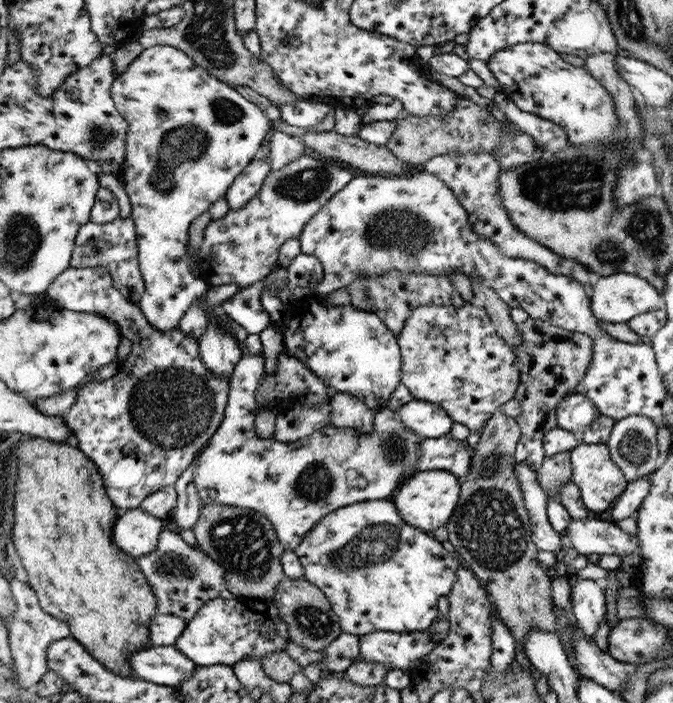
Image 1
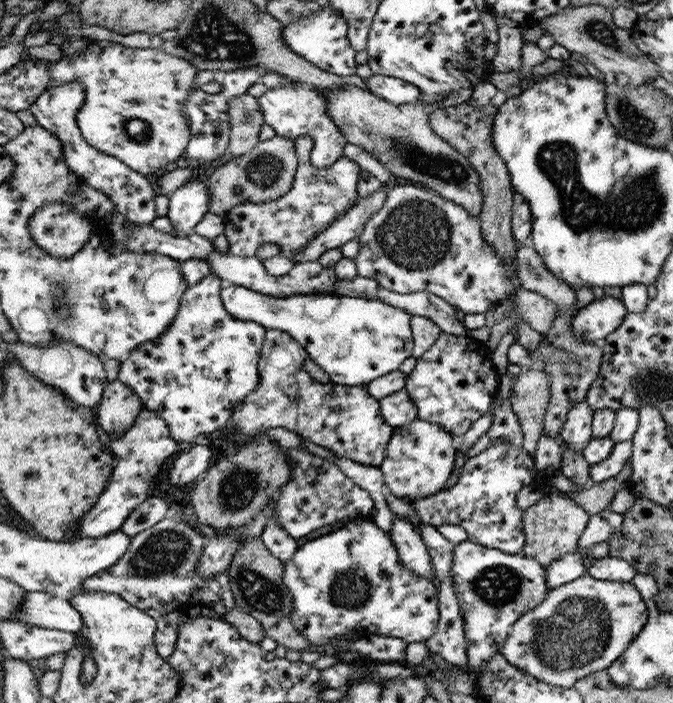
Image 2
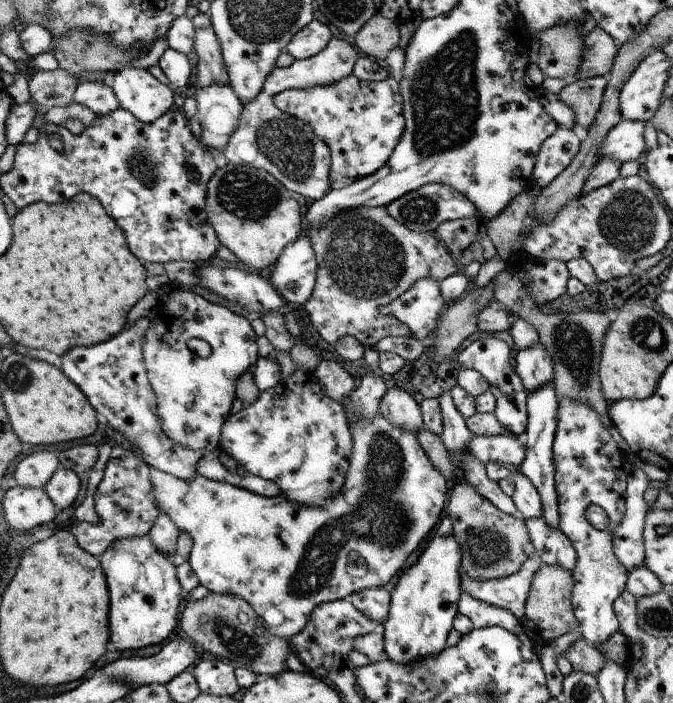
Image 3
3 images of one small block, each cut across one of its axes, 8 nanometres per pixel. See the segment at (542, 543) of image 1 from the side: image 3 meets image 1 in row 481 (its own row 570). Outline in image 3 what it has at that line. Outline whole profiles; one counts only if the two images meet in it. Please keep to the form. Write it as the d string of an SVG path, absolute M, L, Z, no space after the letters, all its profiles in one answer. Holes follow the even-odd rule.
M528 558L516 574L500 580L480 582L462 574L461 592L468 592L475 599L484 600L486 604L506 608L522 620L531 584L538 570L540 570L540 563Z

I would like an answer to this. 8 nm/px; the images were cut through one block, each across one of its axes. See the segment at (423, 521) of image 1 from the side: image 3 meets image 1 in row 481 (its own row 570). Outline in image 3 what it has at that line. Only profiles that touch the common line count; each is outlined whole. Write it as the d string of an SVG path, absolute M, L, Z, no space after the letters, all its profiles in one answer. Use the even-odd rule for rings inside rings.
M453 534L447 537L436 535L426 546L417 562L407 570L403 570L395 588L391 592L388 620L383 624L384 650L390 660L406 666L416 662L418 658L438 656L446 648L446 638L453 628L453 622L458 614L458 603L461 596L460 571L462 548L456 542Z

